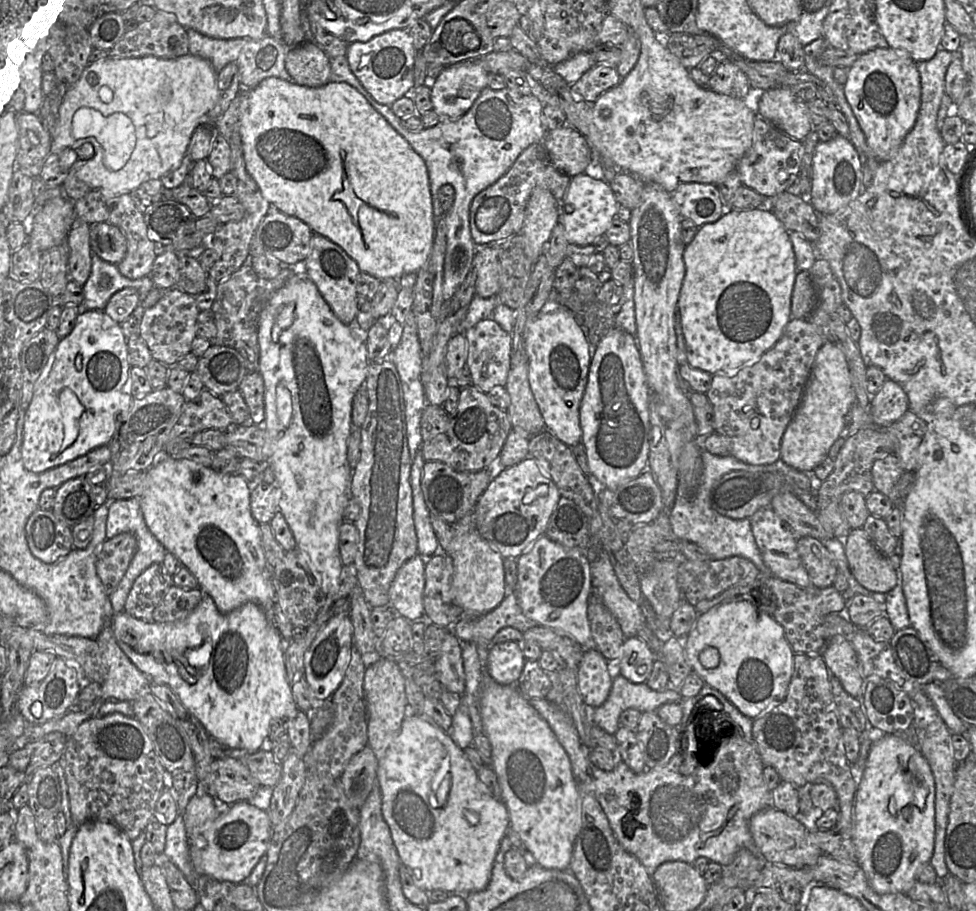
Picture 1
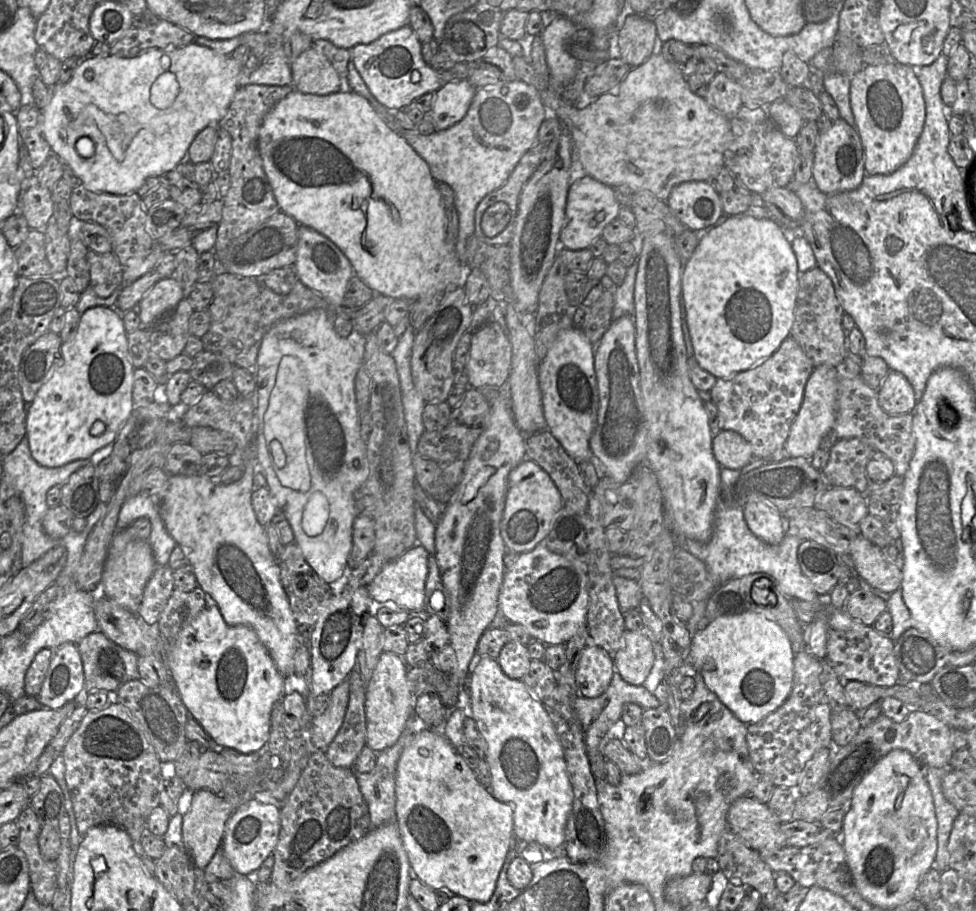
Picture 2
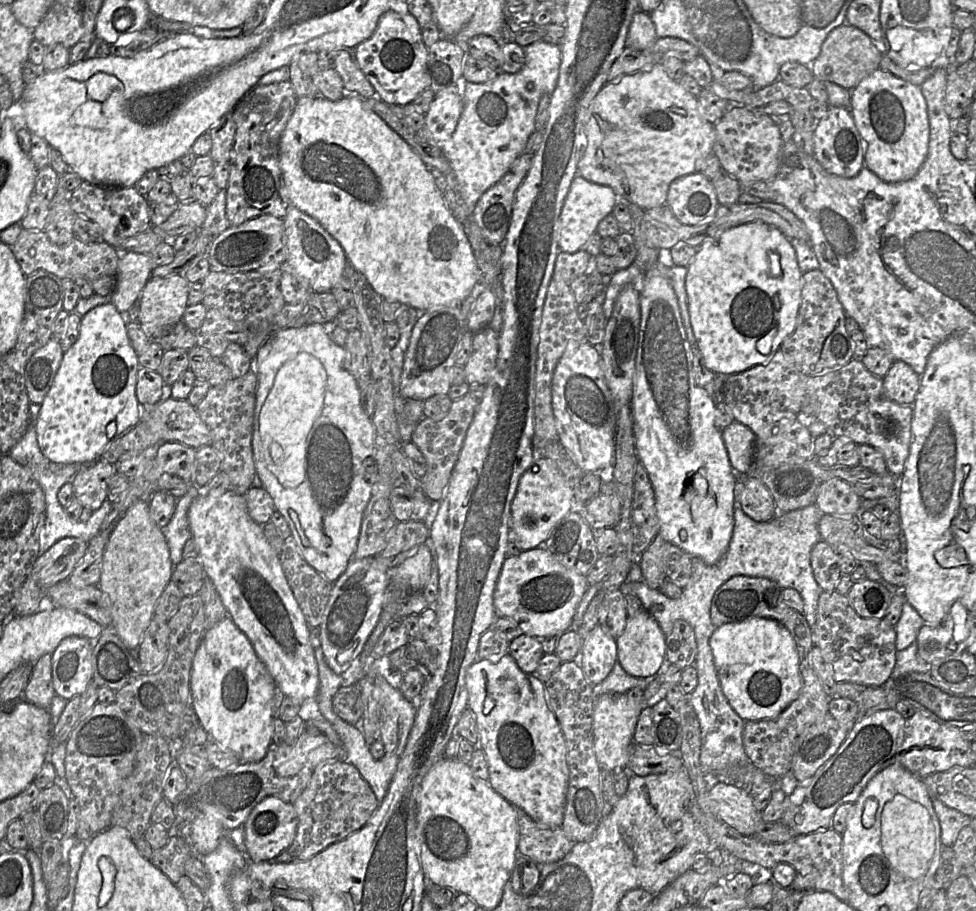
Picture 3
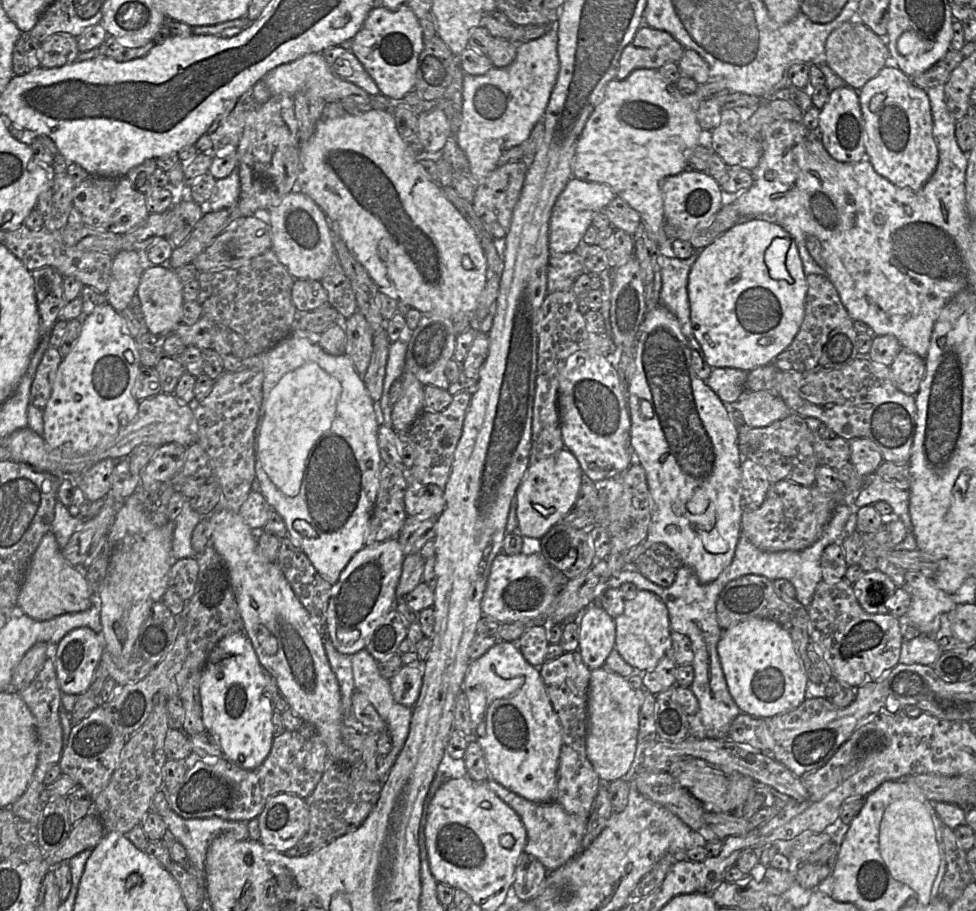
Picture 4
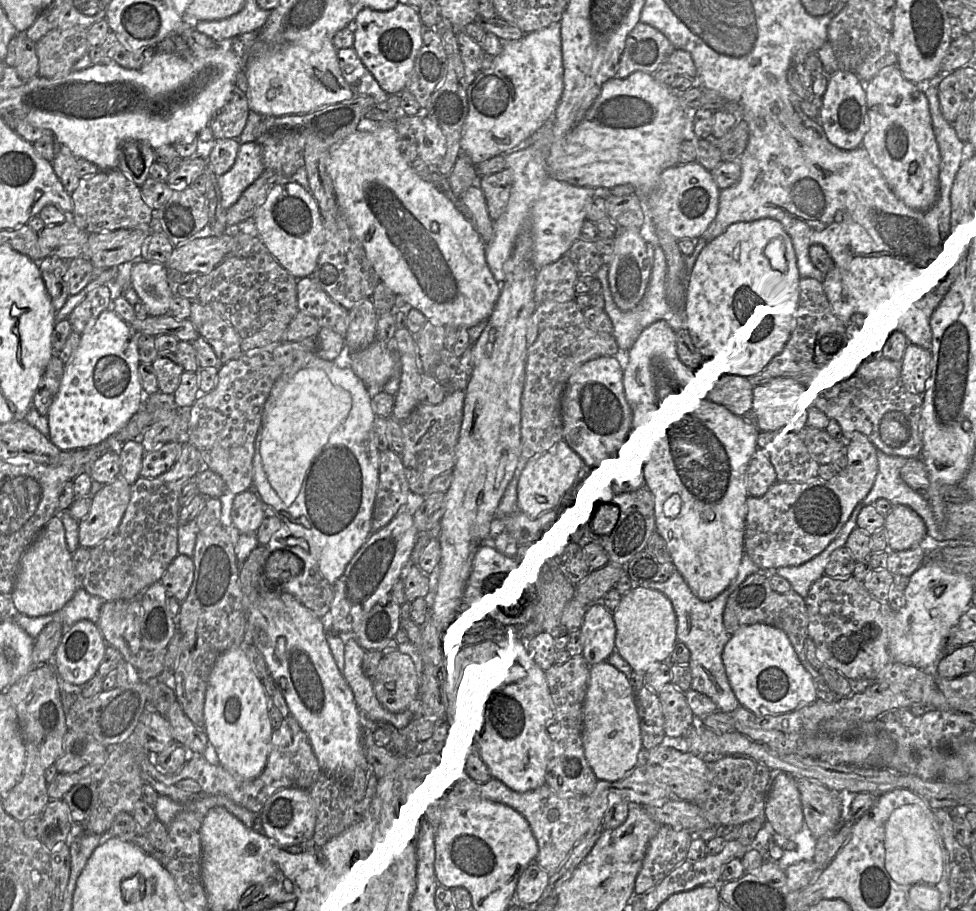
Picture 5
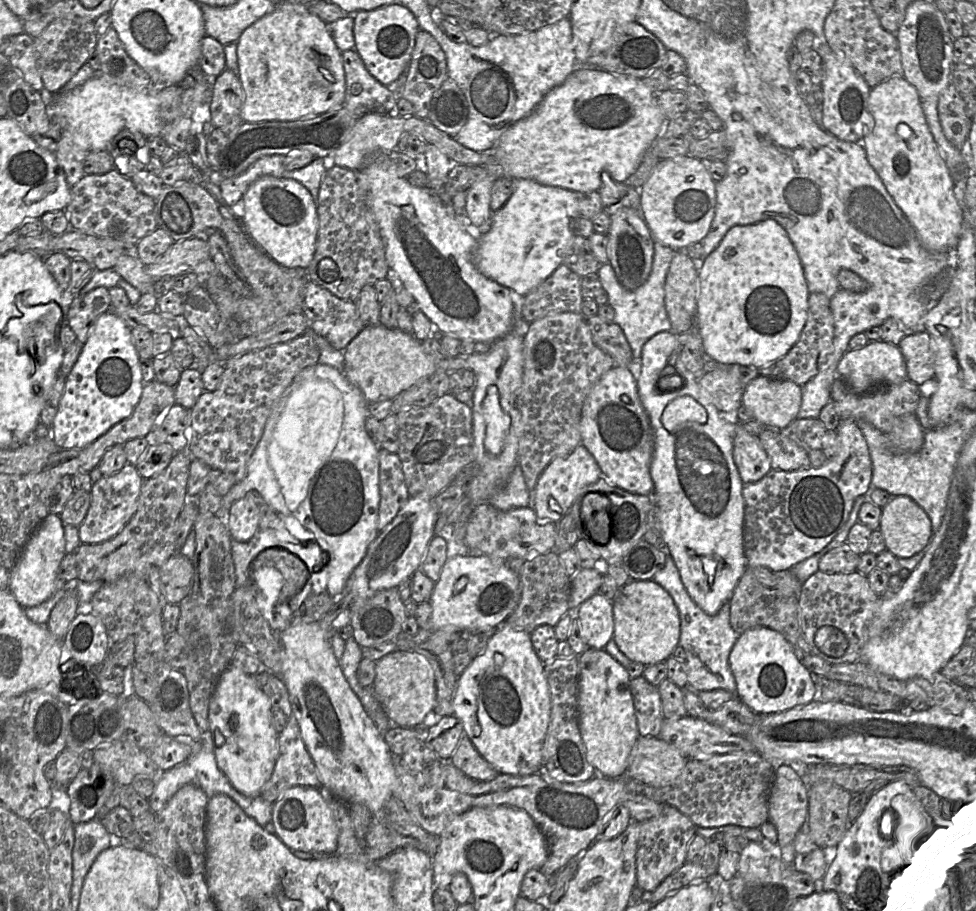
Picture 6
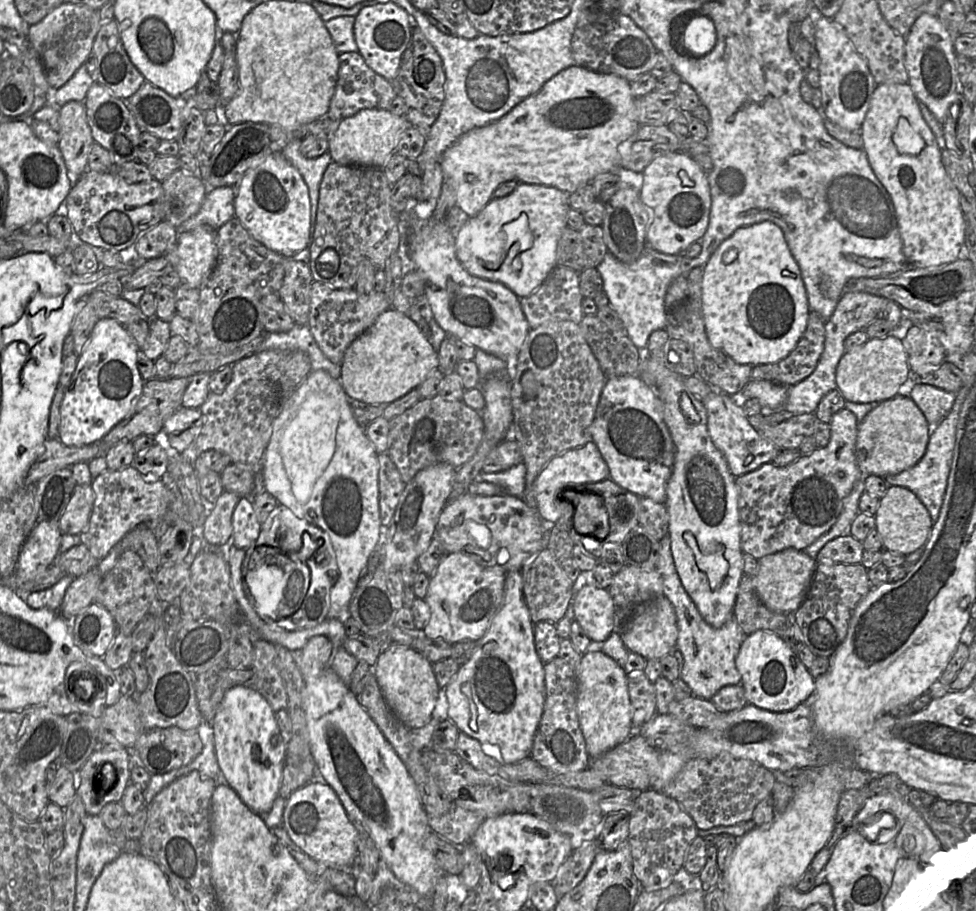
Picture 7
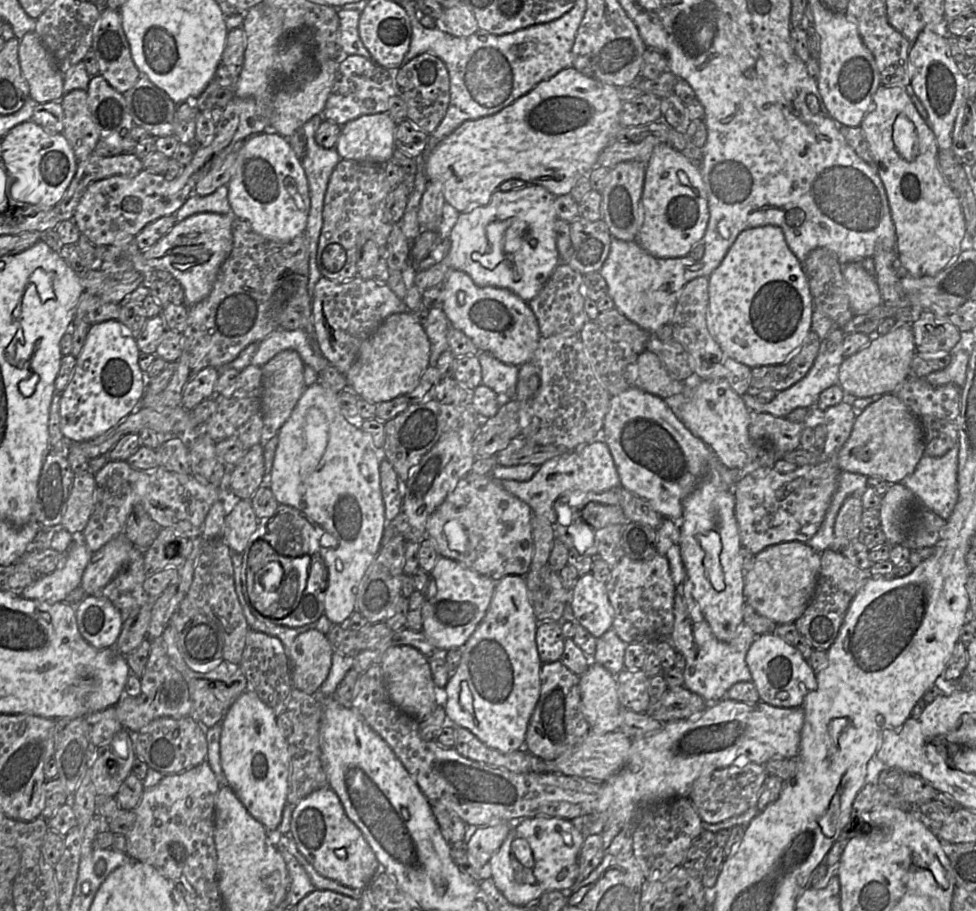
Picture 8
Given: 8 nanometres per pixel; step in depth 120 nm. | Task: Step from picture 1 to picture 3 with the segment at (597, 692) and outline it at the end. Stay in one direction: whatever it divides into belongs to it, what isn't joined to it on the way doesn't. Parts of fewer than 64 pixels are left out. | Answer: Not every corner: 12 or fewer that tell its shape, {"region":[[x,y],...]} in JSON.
{"region":[[597,625],[583,640],[579,664],[601,683],[616,662],[616,639]]}

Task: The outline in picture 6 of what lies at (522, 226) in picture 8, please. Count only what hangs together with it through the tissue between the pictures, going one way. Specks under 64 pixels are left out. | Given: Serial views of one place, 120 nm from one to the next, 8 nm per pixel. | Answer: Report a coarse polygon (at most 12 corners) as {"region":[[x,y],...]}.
{"region":[[512,178],[474,261],[523,296],[563,262],[578,193]]}

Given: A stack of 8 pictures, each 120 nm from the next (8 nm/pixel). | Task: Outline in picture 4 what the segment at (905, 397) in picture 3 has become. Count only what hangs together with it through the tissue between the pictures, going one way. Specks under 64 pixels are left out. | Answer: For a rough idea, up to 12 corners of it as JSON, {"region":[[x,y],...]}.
{"region":[[901,348],[890,371],[895,386],[915,396],[925,358]]}

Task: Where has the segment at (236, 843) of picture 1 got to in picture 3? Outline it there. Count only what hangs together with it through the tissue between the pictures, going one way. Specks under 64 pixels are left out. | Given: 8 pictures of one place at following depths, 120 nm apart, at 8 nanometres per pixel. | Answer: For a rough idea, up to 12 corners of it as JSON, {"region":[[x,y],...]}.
{"region":[[264,798],[243,825],[246,855],[274,860],[293,843],[292,803]]}

